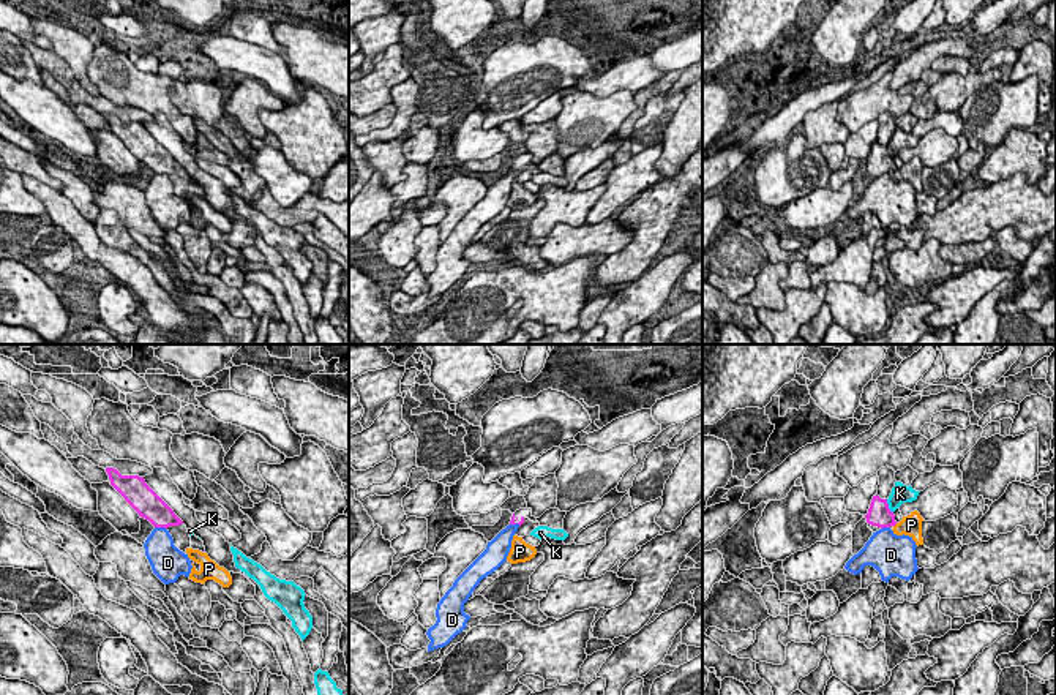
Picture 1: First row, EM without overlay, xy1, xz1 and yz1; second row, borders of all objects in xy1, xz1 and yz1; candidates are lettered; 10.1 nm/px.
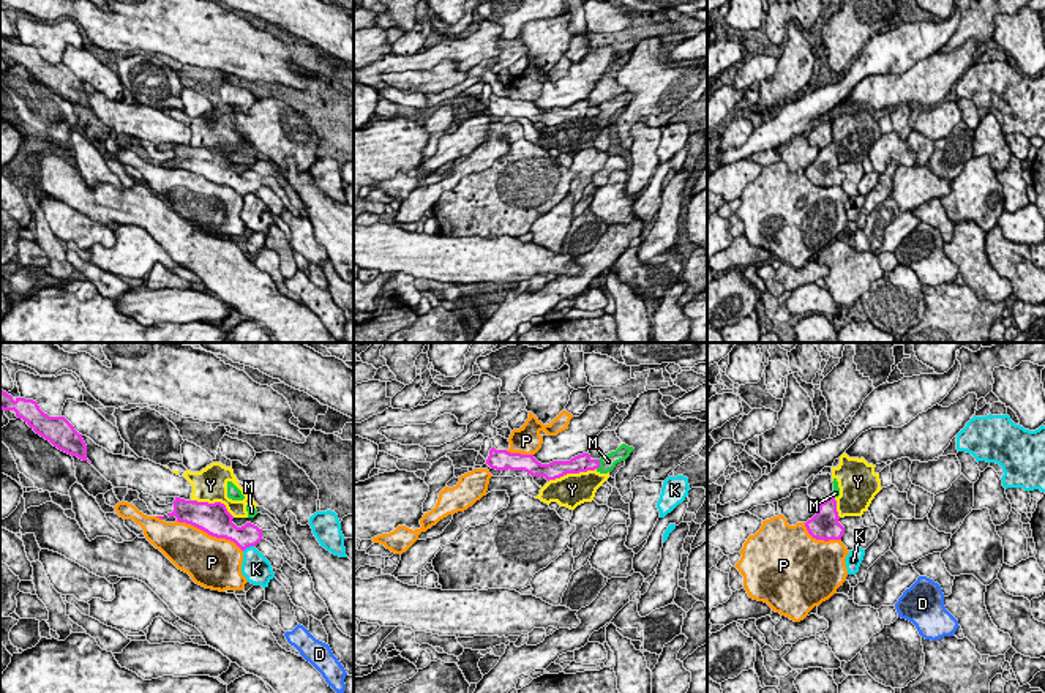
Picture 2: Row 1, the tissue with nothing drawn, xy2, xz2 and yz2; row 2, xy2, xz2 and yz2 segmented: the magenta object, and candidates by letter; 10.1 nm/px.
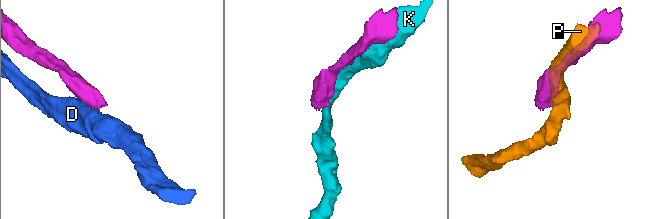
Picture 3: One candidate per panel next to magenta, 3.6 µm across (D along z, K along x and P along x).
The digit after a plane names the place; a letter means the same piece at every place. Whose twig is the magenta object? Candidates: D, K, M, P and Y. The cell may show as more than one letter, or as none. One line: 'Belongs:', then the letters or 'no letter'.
Belongs: no letter

